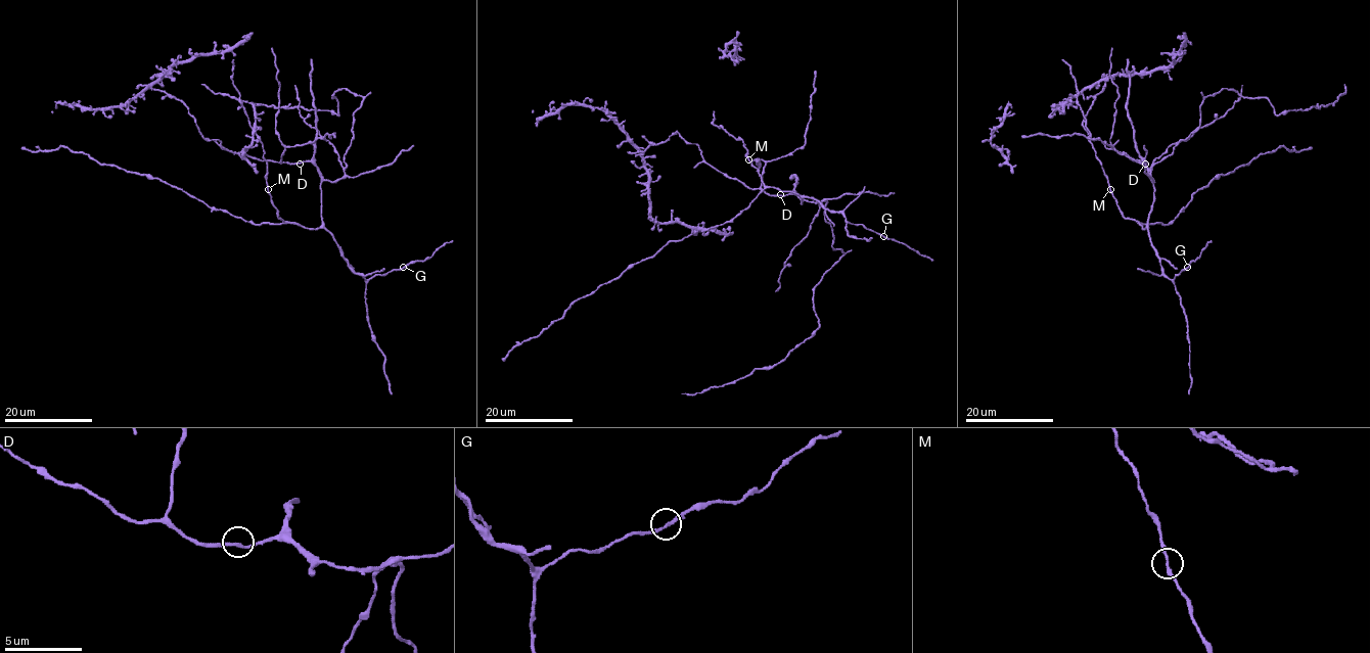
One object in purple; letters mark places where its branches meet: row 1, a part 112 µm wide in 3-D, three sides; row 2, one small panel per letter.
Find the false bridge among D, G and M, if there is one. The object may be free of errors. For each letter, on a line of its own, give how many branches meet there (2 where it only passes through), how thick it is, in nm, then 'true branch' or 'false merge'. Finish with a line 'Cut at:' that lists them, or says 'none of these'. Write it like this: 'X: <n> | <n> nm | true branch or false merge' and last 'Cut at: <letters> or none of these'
D: 2 | 200 nm | true branch
G: 2 | 200 nm | true branch
M: 2 | 180 nm | true branch
Cut at: none of these

